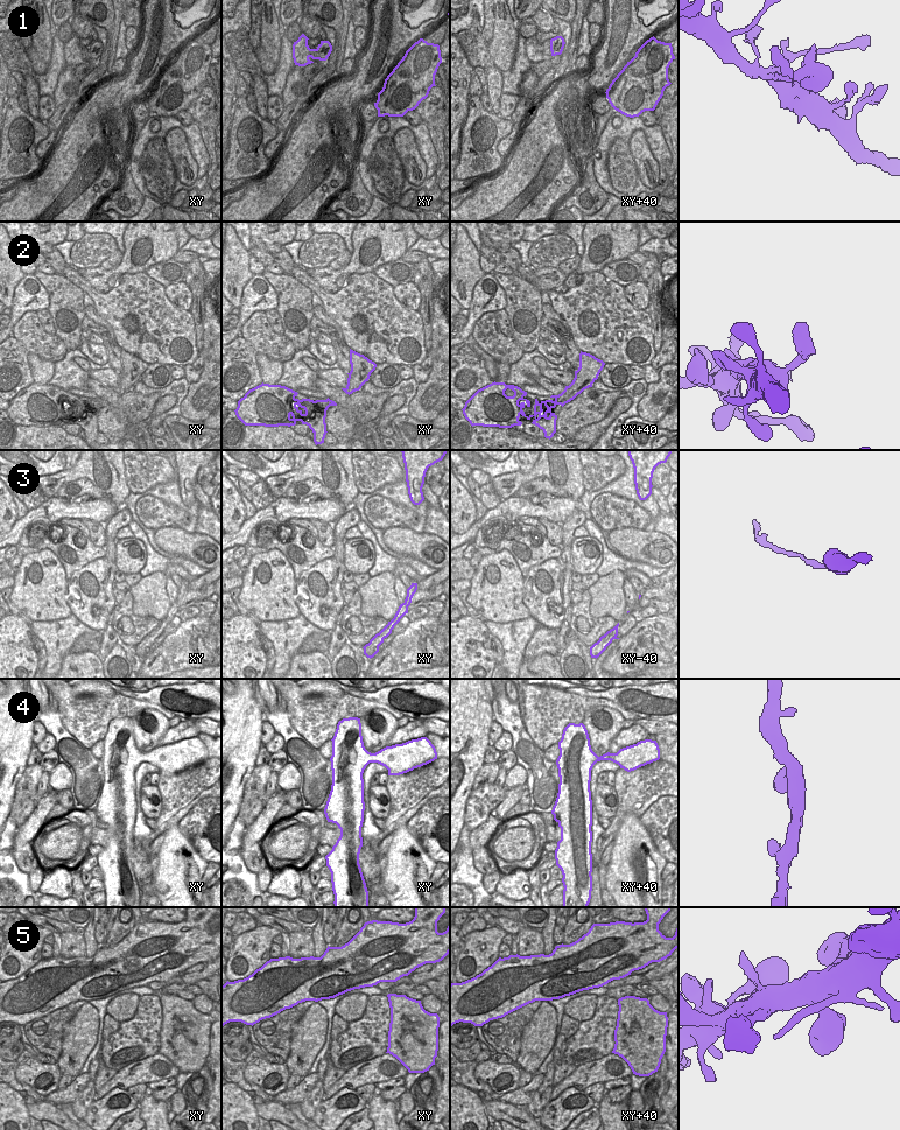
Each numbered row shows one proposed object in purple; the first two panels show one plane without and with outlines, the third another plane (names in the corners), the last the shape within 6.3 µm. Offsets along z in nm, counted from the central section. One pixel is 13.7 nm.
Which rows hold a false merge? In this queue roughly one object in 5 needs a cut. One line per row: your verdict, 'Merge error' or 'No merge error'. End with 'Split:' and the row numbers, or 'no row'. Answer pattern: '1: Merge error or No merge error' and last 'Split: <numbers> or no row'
1: No merge error
2: No merge error
3: No merge error
4: No merge error
5: No merge error
Split: no row.

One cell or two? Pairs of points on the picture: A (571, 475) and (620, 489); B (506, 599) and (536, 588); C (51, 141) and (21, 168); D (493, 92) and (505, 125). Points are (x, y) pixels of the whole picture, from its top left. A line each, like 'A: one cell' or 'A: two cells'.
A: two cells
B: two cells
C: two cells
D: two cells

